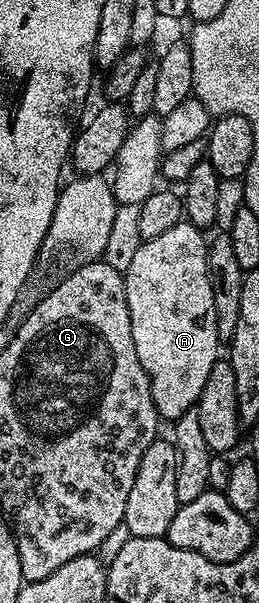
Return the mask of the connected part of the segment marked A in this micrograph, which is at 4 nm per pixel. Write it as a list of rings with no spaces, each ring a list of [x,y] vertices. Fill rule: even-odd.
[[[180,221],[161,237],[140,242],[125,266],[125,297],[137,357],[151,382],[160,420],[174,421],[192,410],[205,389],[209,369],[221,357],[213,289],[207,272],[204,232]]]

